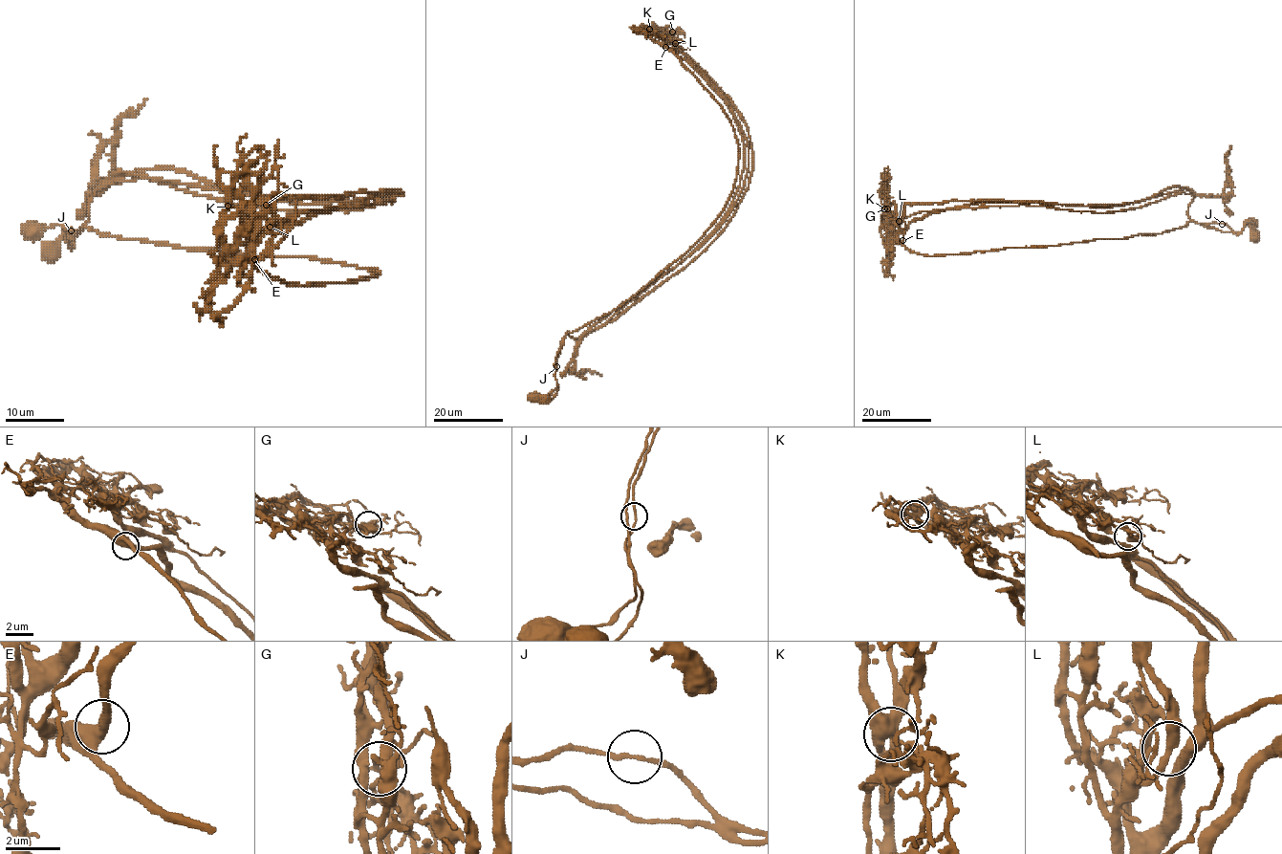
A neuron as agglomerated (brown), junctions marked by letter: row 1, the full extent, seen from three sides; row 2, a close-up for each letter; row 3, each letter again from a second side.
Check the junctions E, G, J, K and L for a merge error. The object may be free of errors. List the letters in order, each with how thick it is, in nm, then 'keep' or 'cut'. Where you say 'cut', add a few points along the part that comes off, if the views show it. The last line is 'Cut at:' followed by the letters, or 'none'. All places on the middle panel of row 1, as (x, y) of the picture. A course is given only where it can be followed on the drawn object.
E: 460 nm | keep
G: 460 nm | keep
J: 160 nm | keep
K: 480 nm | cut | (649, 28), (732, 126), (734, 188), (684, 254), (565, 336), (556, 393), (542, 401)
L: 280 nm | keep
Cut at: K

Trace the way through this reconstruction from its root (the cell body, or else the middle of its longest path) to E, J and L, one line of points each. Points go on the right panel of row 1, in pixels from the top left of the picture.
E: (1254, 232), (1250, 222), (1234, 233), (1189, 221), (1185, 226), (1159, 234), (934, 255), (912, 252), (902, 240)
J: (1254, 232), (1250, 222), (1247, 223), (1240, 233), (1234, 233), (1222, 224)
L: (1254, 232), (1250, 222), (1240, 233), (1194, 222), (1188, 189), (1106, 208), (974, 203), (899, 221)

